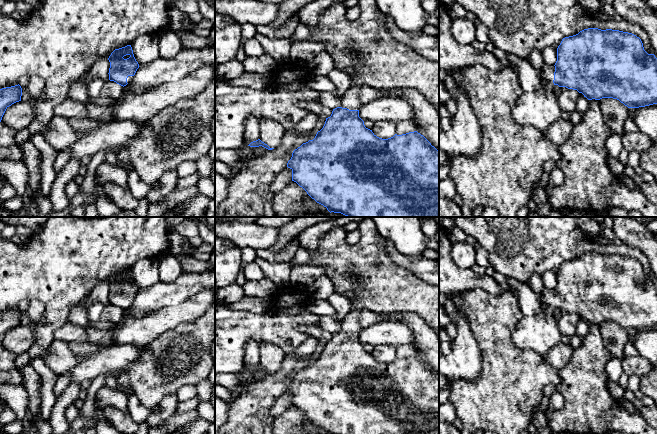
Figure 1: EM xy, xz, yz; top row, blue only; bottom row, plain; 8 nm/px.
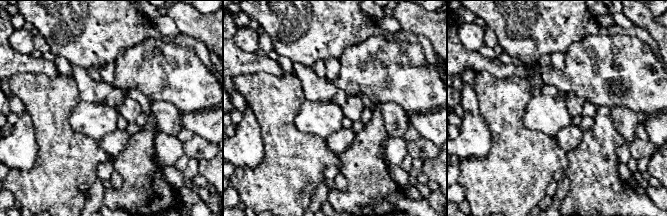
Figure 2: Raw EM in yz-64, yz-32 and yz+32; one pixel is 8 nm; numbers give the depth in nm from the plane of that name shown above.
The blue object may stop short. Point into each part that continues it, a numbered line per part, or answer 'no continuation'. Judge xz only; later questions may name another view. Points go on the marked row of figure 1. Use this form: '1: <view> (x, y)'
1: xz (350, 99)

